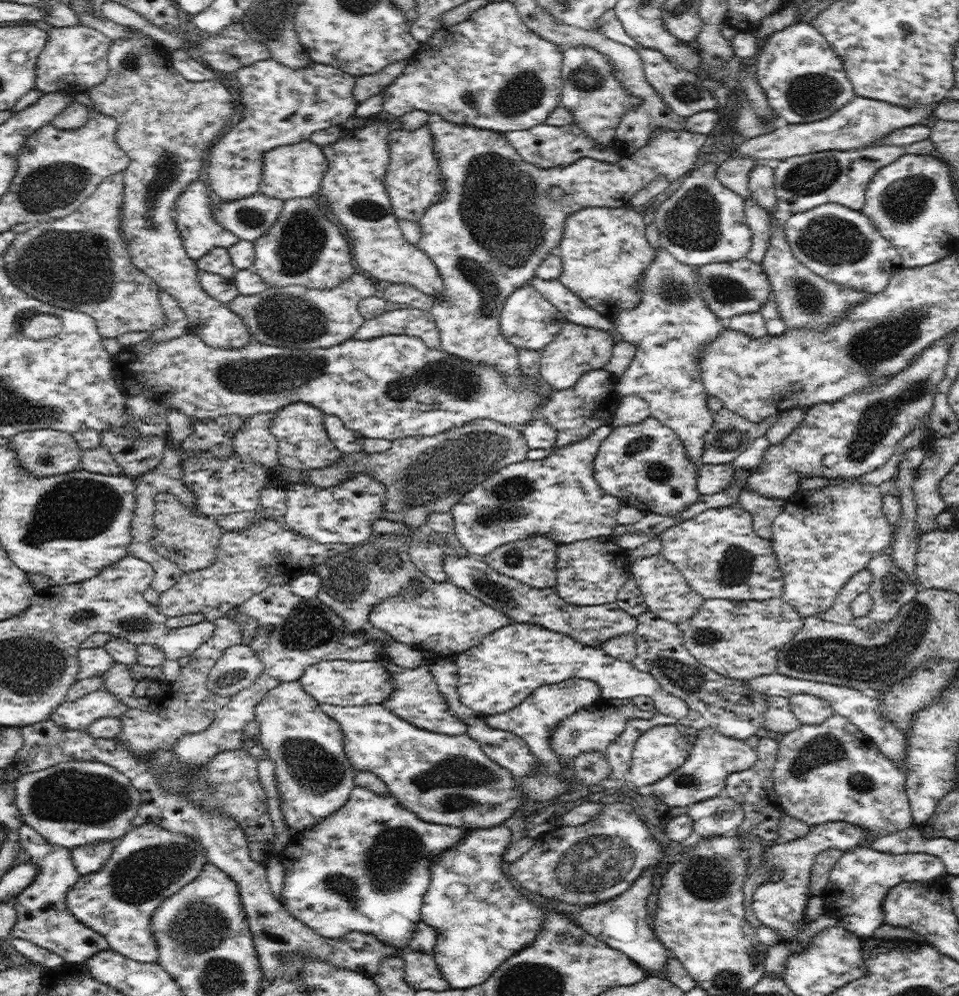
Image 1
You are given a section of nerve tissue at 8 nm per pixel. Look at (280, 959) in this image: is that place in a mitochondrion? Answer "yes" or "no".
yes

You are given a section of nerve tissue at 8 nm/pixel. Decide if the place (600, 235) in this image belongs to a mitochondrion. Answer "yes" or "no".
no

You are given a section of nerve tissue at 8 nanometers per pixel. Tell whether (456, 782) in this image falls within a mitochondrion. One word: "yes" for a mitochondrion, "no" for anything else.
yes

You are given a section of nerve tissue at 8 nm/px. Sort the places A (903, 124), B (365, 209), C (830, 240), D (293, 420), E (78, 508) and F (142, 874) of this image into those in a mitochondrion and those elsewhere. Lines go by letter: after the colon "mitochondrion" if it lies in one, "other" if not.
A: other
B: mitochondrion
C: mitochondrion
D: other
E: mitochondrion
F: mitochondrion

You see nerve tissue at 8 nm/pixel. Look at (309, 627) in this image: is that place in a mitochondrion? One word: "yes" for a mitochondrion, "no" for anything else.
yes

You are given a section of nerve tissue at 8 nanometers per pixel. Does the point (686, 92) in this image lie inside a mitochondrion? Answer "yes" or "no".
yes

